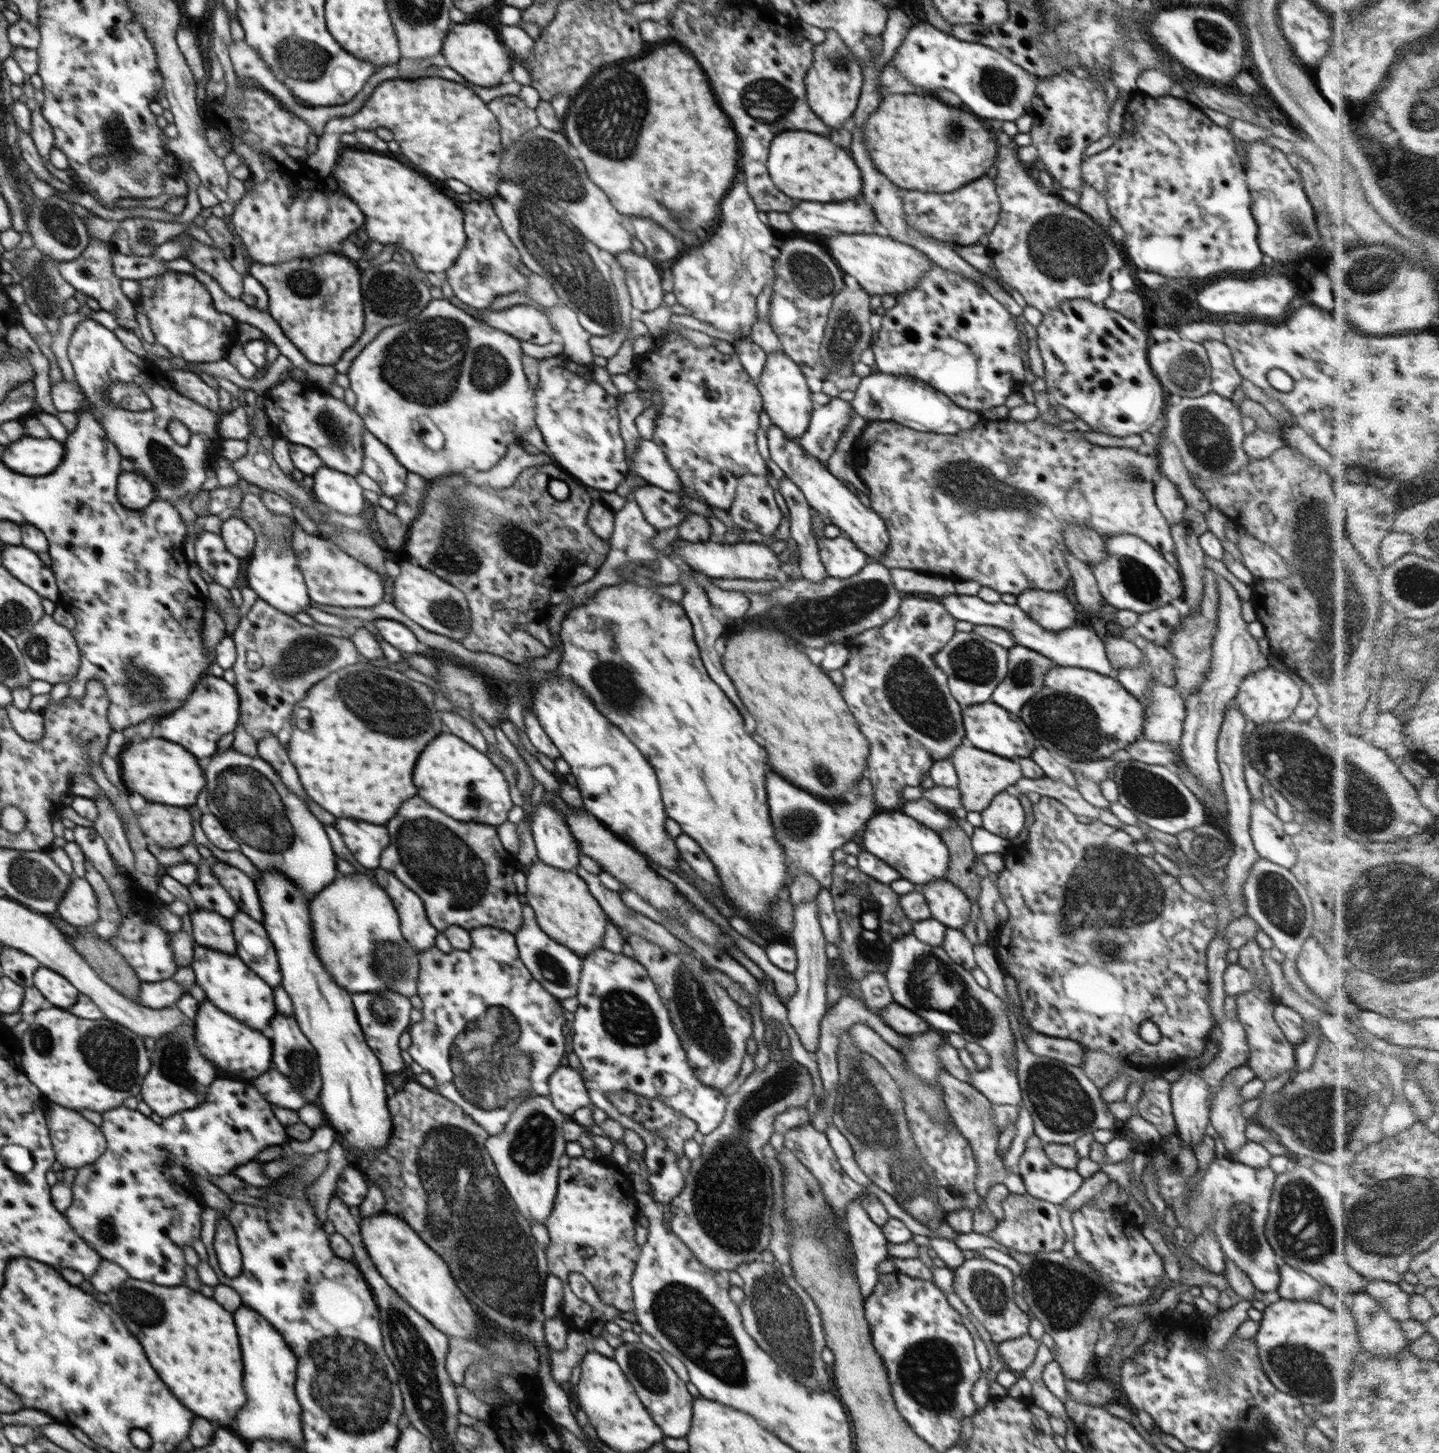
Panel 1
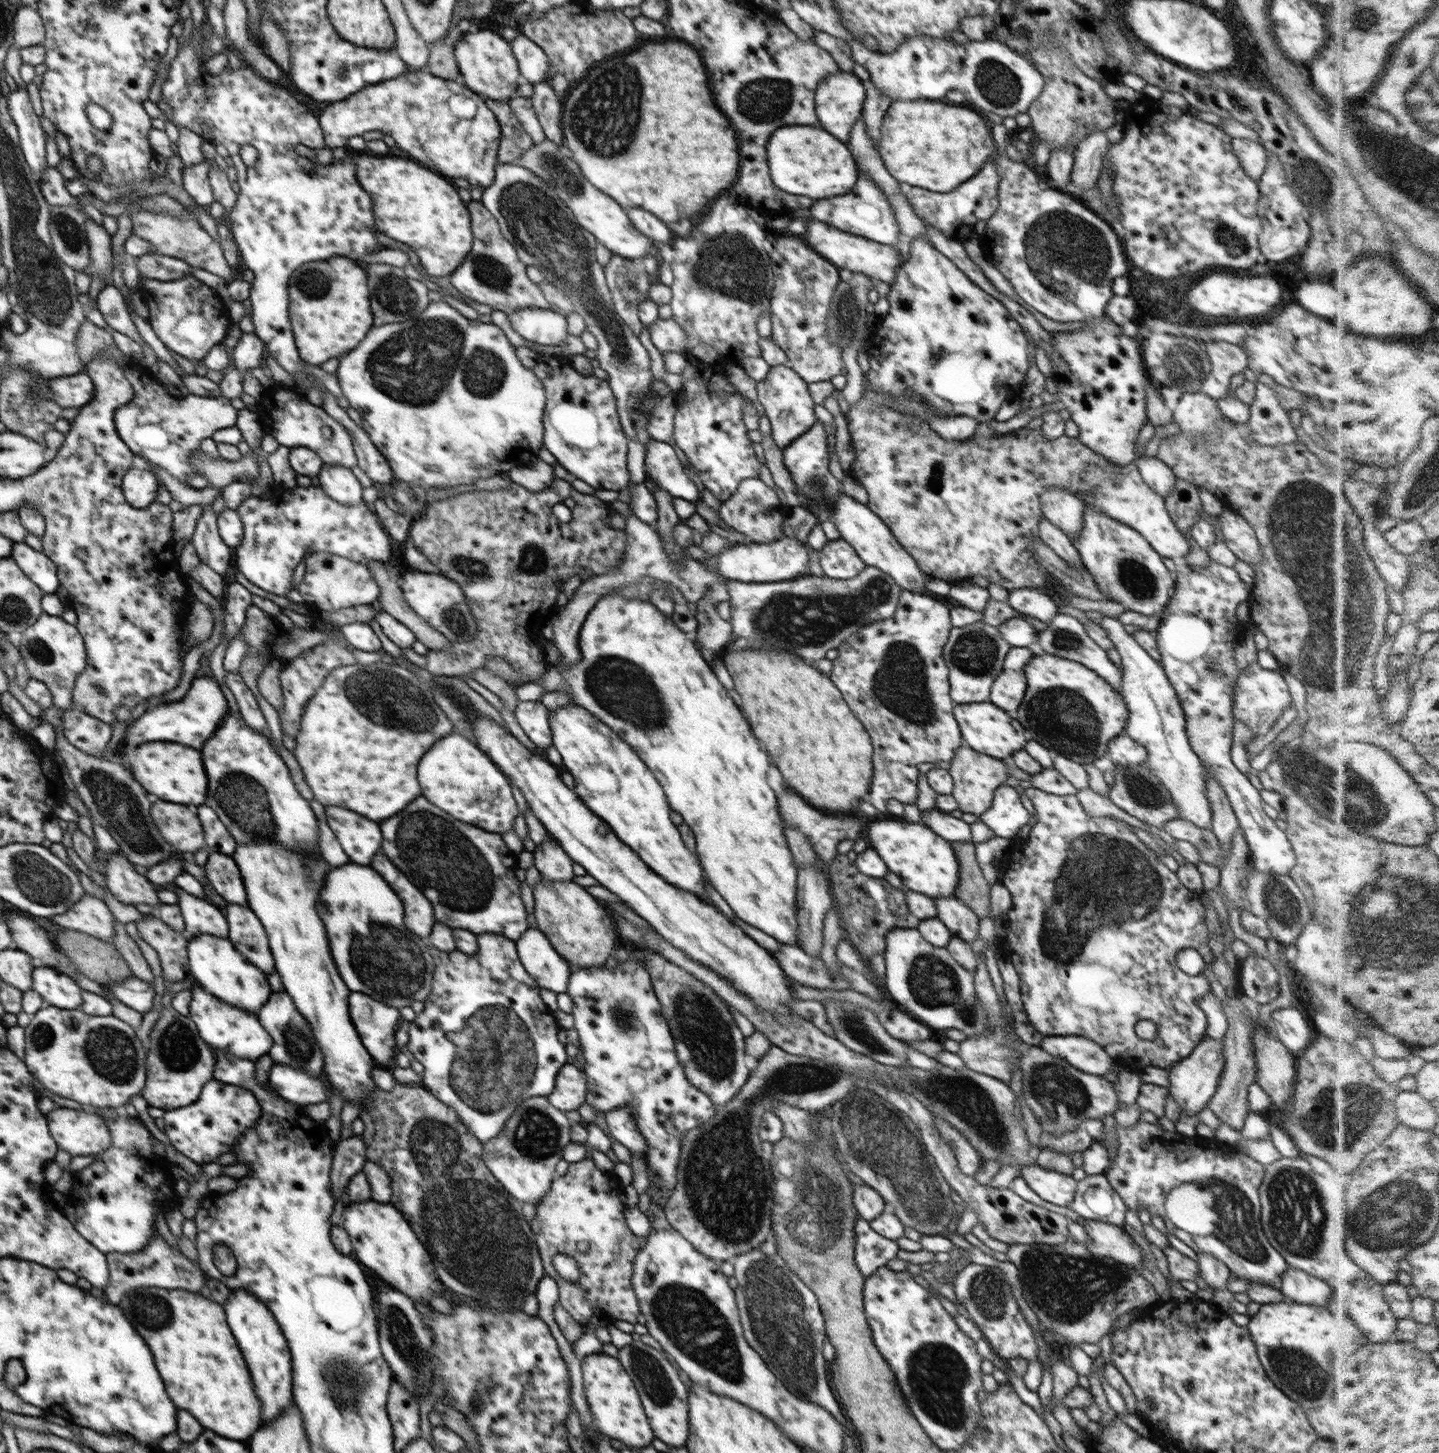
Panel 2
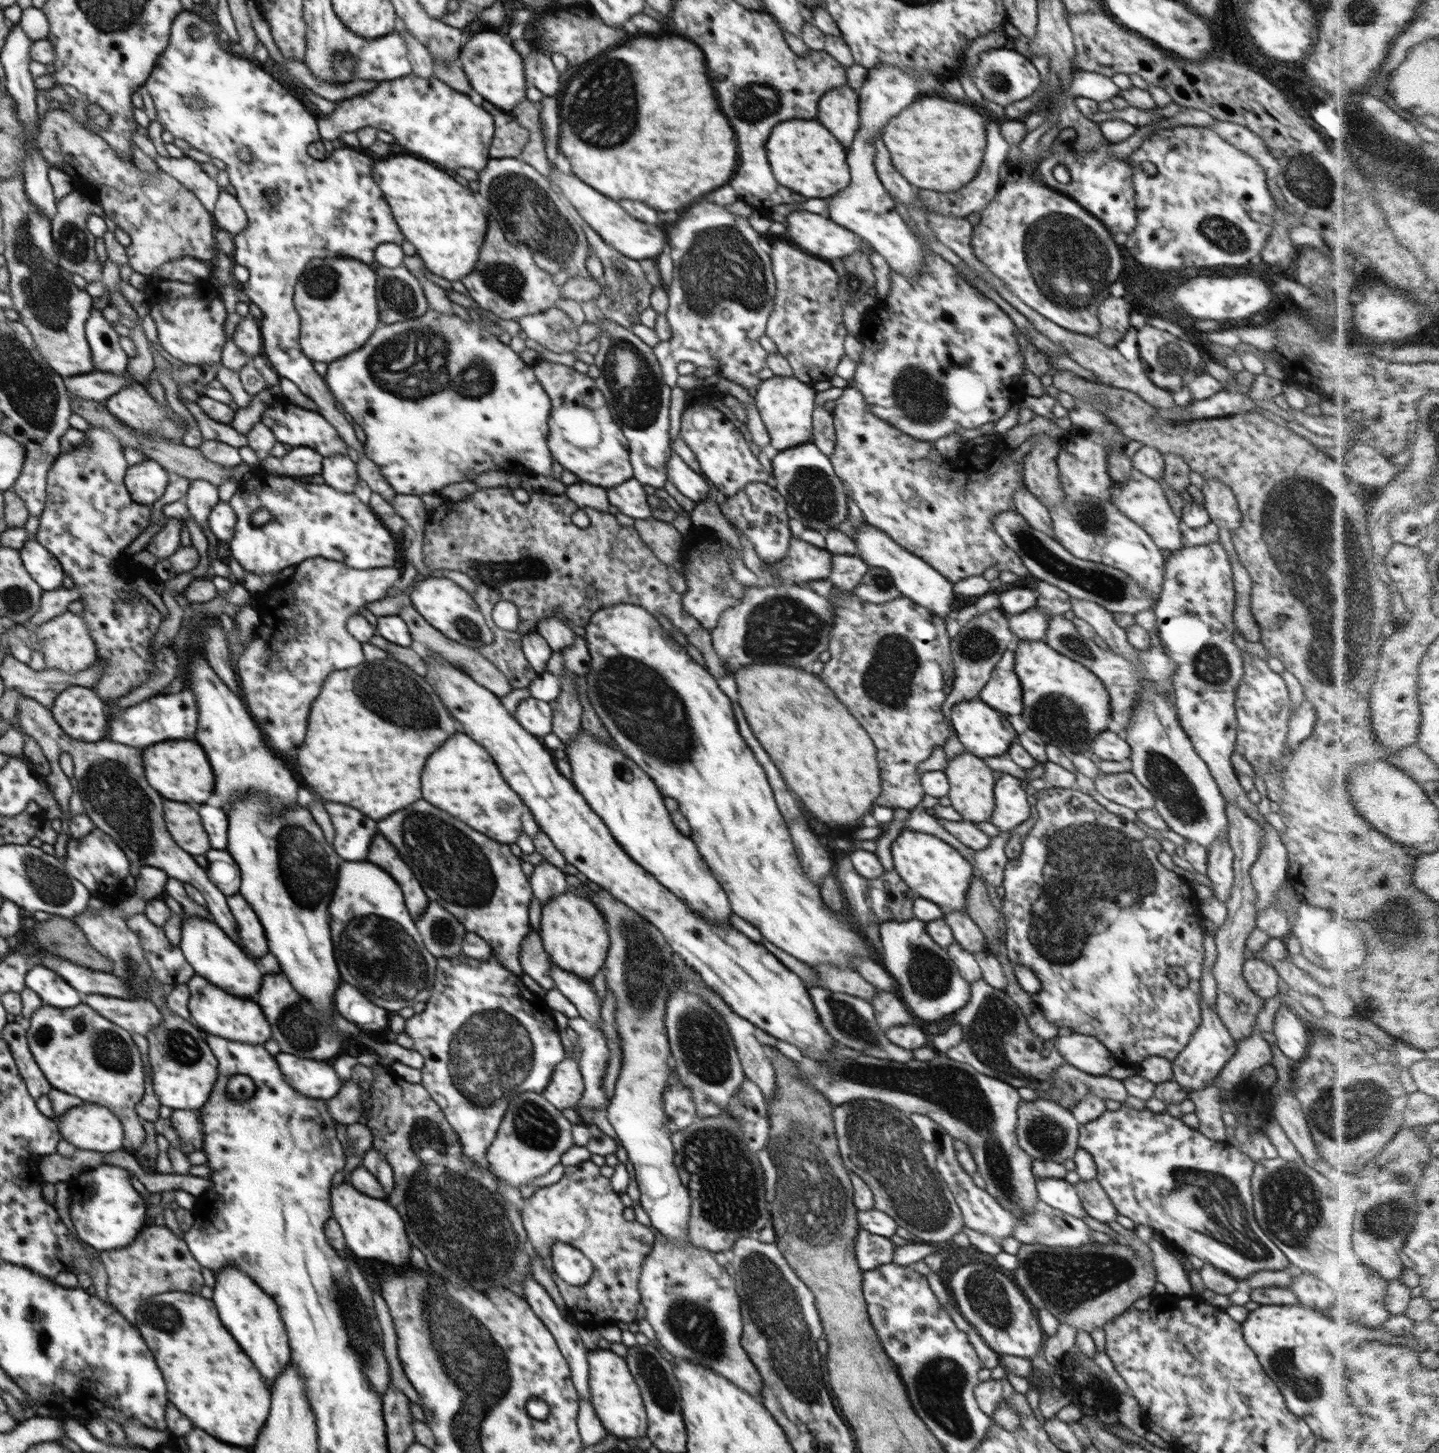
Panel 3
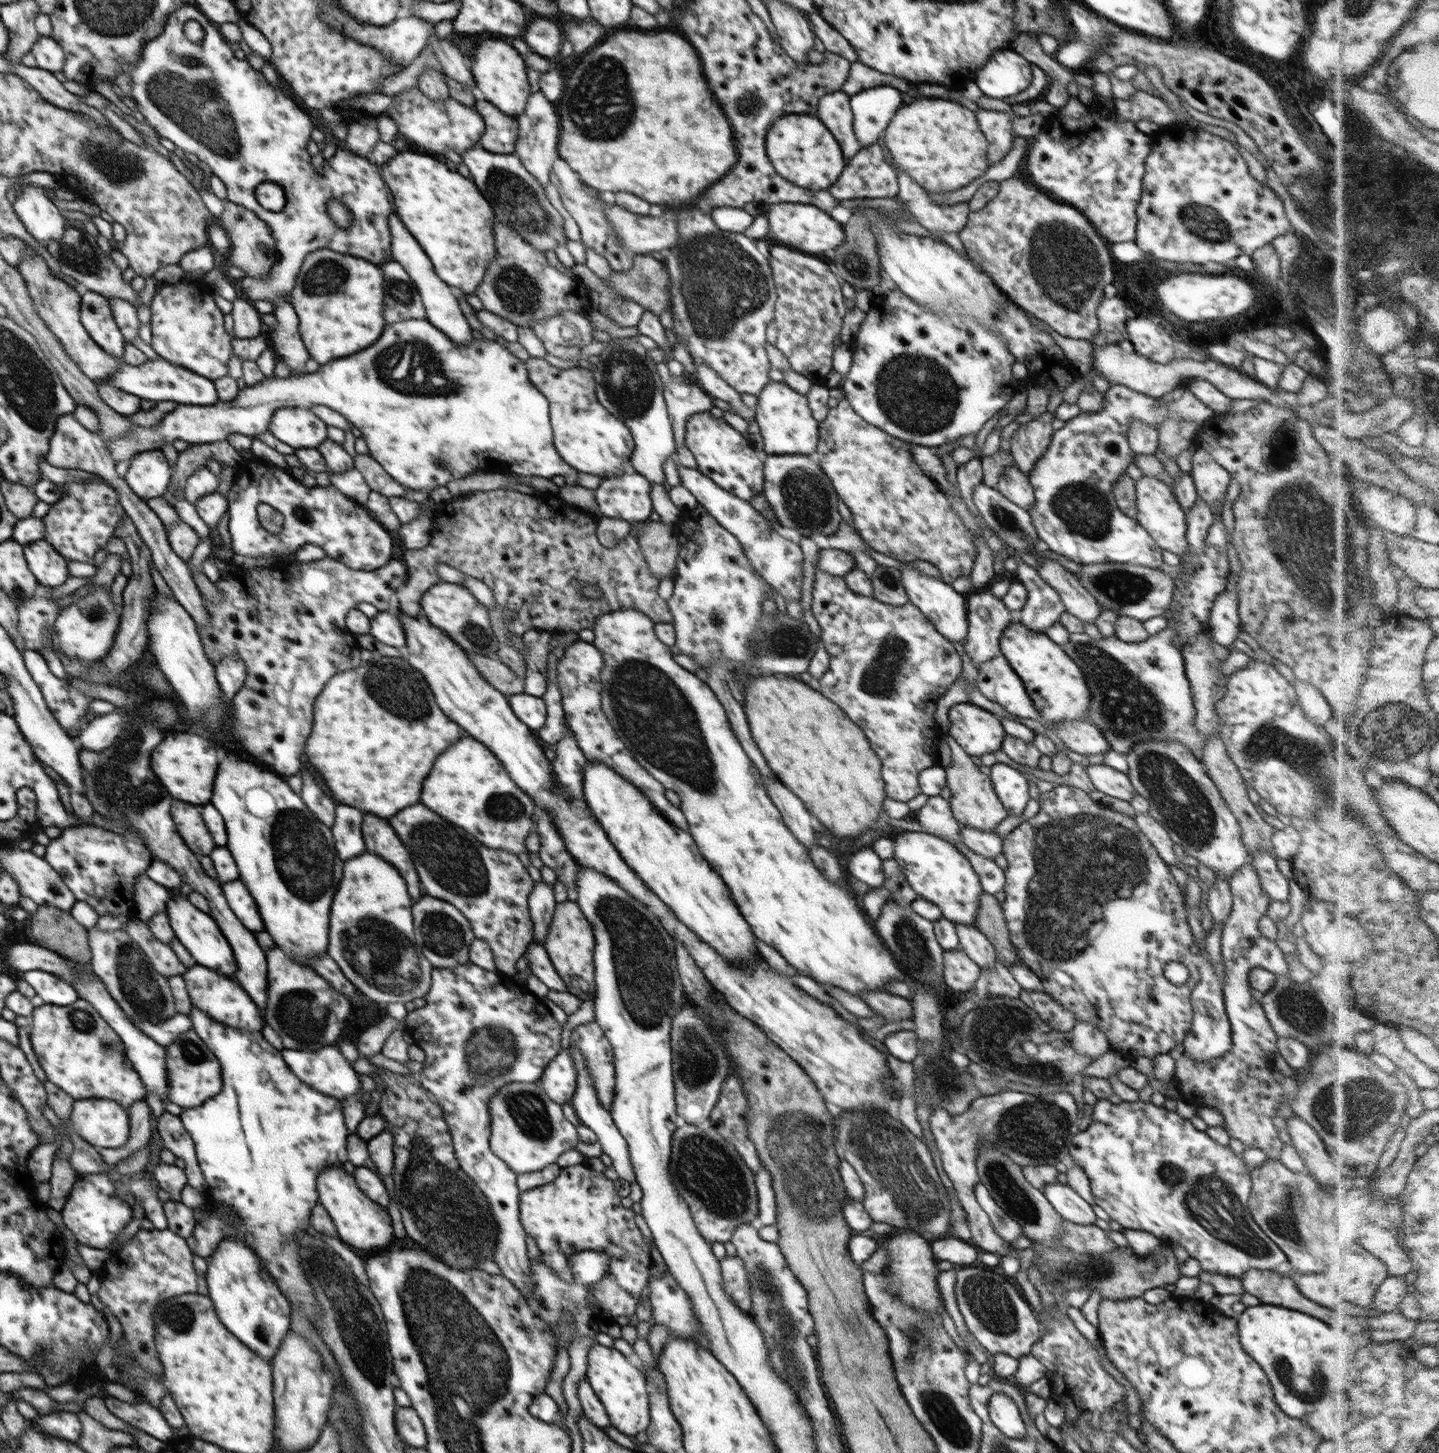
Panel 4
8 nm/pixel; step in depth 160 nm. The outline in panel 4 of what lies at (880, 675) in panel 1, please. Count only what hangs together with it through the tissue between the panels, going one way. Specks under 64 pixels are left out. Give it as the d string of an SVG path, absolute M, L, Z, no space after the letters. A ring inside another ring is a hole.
M818 569L815 578L811 610L822 629L821 639L830 657L829 669L819 678L820 692L866 733L872 750L881 760L887 798L908 802L921 793L919 774L935 765L933 744L943 734L935 719L937 701L962 672L960 654L910 602L904 606L890 606L855 594L843 577Z

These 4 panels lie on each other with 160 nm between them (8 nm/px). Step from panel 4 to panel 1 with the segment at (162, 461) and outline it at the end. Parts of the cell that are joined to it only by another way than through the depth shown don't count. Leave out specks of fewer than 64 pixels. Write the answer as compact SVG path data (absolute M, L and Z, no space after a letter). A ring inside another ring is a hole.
M125 471L117 480L117 497L122 506L138 512L147 511L152 501L156 500L154 487L143 475Z

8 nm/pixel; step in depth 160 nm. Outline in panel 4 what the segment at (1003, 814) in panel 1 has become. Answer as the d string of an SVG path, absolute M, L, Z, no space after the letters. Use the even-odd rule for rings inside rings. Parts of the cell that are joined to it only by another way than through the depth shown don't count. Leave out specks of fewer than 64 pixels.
M1005 763L990 766L994 792L1009 816L1020 816L1030 800L1028 781L1022 773Z

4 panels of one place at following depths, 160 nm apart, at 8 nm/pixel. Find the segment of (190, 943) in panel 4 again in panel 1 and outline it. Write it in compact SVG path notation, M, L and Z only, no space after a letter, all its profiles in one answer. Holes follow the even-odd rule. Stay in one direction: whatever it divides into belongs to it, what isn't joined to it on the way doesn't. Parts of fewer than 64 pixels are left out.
M196 944L191 965L195 972L195 984L204 990L208 1001L242 1024L259 1030L262 1034L269 1032L270 1020L277 1014L273 988L250 970L240 957Z

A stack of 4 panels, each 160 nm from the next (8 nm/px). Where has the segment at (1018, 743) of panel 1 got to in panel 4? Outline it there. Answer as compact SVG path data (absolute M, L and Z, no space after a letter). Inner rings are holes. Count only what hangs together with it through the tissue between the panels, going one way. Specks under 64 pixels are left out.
M972 703L952 706L949 711L950 726L944 731L970 756L981 757L1001 750L1005 730L1000 718Z

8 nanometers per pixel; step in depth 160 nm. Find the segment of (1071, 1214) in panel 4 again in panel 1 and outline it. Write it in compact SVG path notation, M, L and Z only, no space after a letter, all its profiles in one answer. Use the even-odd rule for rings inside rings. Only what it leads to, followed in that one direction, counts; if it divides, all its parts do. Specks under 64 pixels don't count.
M1036 1134L1027 1139L1015 1172L1022 1177L1030 1196L1057 1206L1080 1190L1085 1180L1075 1169L1066 1170L1054 1164Z

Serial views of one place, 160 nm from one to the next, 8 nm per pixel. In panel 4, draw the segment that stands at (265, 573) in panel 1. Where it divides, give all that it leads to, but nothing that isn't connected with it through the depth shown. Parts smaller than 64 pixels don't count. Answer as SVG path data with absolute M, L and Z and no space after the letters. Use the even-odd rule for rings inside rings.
M256 463L254 467L248 467L246 471L239 472L238 478L235 478L235 483L227 492L227 501L229 502L228 528L234 554L248 558L277 555L283 560L286 555L296 553L305 544L313 544L322 548L327 557L340 560L350 569L364 571L376 570L392 559L392 538L388 533L389 529L381 525L363 505L349 499L332 484L326 487L320 485L308 487L296 478L292 479L290 474L278 470L276 465L257 466ZM261 504L273 506L282 514L282 530L278 533L272 534L259 523L257 506Z

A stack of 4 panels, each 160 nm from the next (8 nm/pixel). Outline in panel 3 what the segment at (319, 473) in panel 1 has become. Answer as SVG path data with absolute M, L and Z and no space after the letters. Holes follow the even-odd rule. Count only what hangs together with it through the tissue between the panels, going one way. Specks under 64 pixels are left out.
M344 454L324 457L321 475L328 486L344 494L354 493L360 479L357 464Z

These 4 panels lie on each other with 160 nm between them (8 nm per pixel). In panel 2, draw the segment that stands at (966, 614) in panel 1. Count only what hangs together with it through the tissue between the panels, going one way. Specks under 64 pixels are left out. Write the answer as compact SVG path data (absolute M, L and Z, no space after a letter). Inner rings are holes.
M1058 613L1056 617L1052 619L1052 623L1048 625L1048 628L1039 632L1036 648L1041 652L1054 654L1083 664L1086 668L1093 670L1098 676L1104 678L1106 682L1109 682L1116 692L1121 692L1123 671L1109 659L1107 652L1088 636L1083 624L1076 618L1072 618L1072 616L1063 613Z

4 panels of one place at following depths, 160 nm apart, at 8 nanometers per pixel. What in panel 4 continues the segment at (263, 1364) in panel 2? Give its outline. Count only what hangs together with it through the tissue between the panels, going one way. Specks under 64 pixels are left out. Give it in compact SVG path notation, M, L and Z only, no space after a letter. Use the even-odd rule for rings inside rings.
M227 1236L207 1260L209 1297L222 1324L242 1344L270 1362L290 1330L291 1304L264 1268L259 1256L241 1238Z

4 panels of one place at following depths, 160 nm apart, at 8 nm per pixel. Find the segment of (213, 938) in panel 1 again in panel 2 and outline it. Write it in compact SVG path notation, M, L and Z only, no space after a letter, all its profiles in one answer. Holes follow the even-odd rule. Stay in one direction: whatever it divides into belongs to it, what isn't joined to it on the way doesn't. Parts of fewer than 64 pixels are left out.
M179 887L175 892L178 894L176 904L180 907L185 929L190 937L211 934L218 938L229 938L229 924L222 910Z

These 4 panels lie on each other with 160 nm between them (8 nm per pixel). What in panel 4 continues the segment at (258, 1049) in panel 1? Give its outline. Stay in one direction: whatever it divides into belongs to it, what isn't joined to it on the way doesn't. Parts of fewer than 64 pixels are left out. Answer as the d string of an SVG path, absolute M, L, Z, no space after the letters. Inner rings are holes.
M194 965L187 969L182 978L185 980L193 1006L207 1014L212 1020L227 1024L232 1028L248 1030L248 1033L254 1033L256 1030L264 1028L262 1012L258 1010L258 1006L250 995L230 975L223 976L205 966Z

